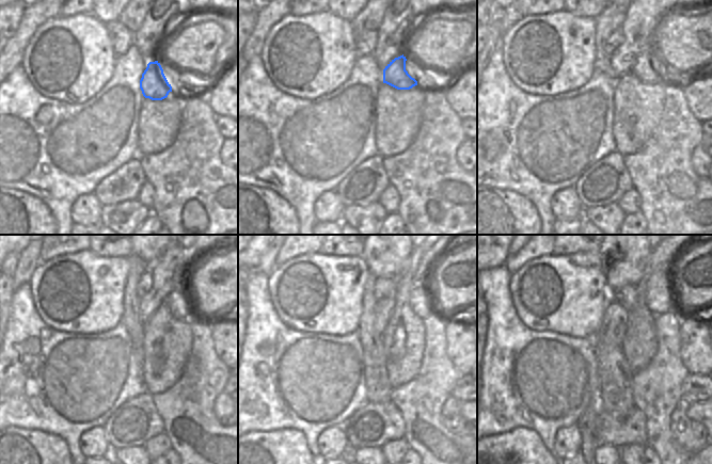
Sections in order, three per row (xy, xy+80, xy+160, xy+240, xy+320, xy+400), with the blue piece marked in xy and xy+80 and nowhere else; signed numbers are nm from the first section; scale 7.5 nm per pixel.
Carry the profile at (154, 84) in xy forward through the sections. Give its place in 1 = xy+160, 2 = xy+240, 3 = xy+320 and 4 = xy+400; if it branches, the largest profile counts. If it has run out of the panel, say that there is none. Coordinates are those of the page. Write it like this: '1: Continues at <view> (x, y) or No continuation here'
1: Continues at xy+160 (646, 67)
2: Continues at xy+240 (178, 302)
3: Continues at xy+320 (421, 302)
4: Continues at xy+400 (660, 296).

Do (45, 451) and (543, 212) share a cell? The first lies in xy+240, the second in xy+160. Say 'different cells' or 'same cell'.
different cells

